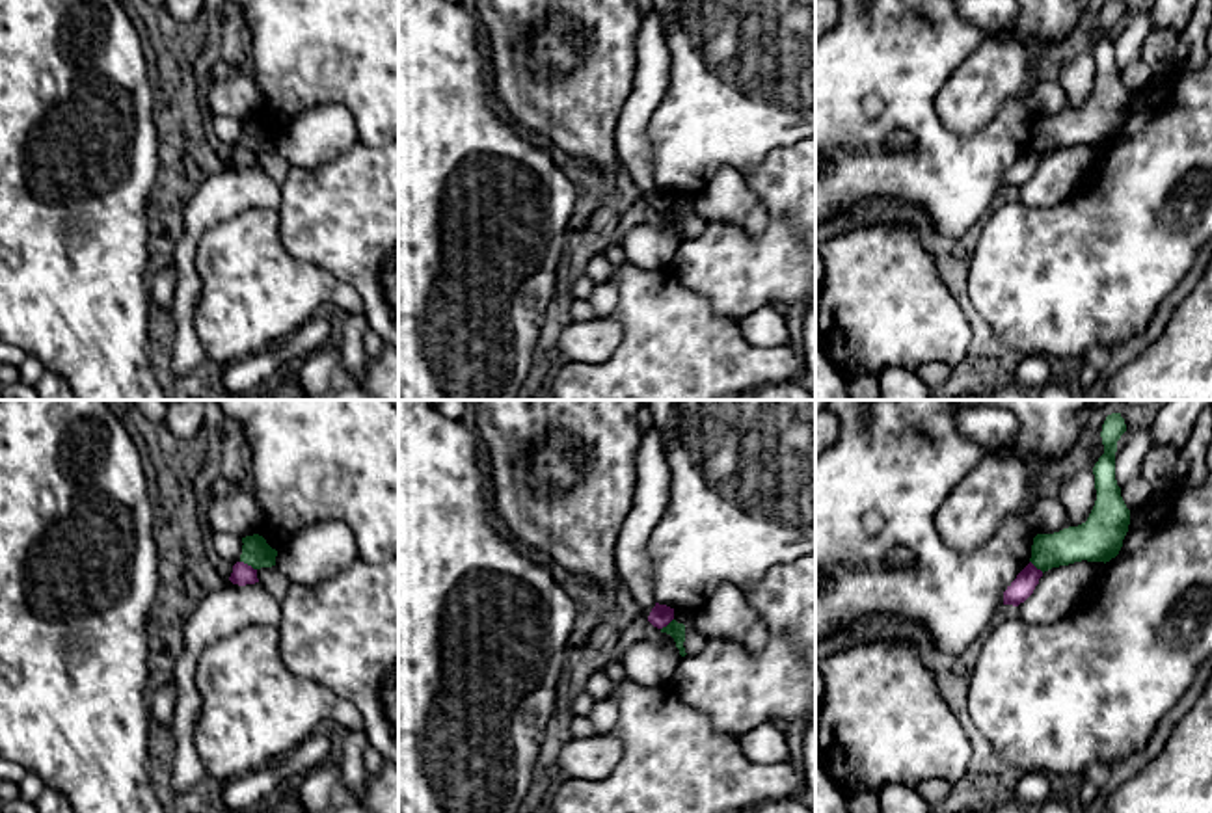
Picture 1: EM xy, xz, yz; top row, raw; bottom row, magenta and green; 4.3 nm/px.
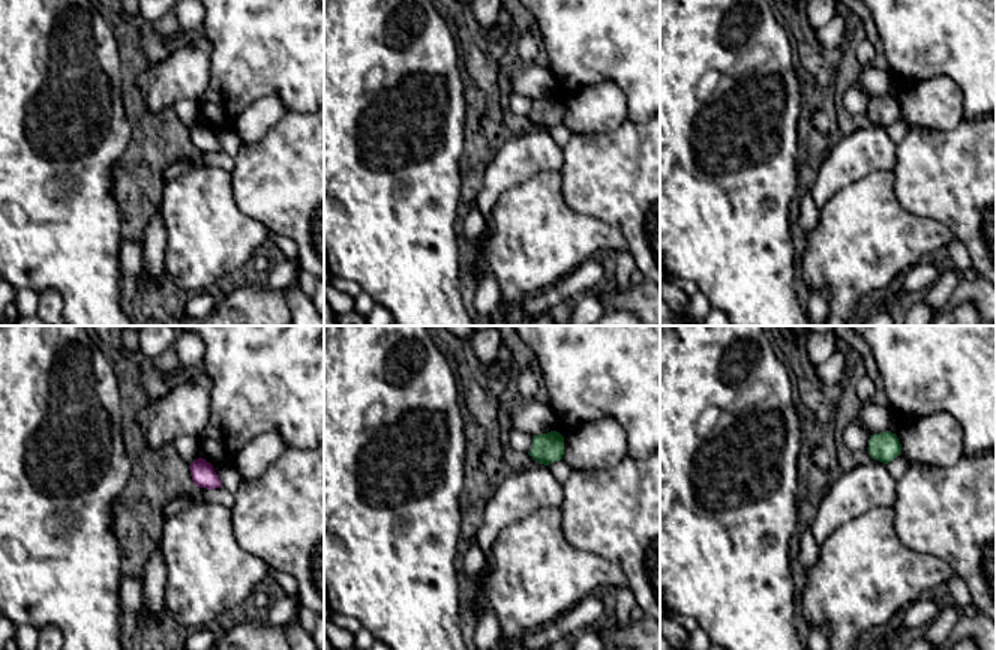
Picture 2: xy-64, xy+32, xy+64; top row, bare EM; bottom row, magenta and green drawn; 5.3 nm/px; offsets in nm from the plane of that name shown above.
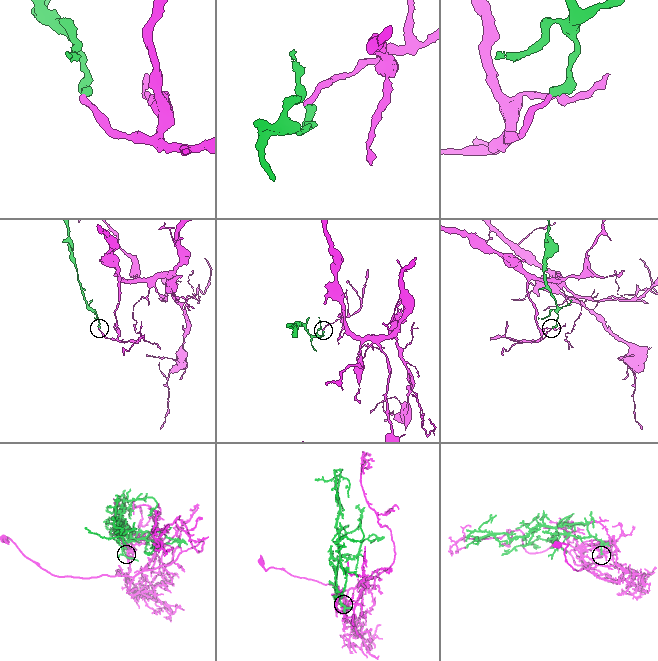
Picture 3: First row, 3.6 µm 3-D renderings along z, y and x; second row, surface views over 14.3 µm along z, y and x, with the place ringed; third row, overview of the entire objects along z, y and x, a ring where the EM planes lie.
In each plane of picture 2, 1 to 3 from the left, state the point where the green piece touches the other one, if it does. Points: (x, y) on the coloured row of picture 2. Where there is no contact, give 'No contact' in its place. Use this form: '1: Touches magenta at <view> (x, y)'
1: No contact
2: No contact
3: No contact

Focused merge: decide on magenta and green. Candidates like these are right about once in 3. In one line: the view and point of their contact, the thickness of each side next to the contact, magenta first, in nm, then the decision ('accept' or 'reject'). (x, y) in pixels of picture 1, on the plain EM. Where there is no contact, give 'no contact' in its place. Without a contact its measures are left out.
xy (246, 147) | 90/120 nm | reject

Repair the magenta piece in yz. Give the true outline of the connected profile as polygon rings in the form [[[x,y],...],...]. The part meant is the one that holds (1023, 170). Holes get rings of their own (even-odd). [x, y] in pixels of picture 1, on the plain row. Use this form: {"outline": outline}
{"outline": [[[1030,145],[1003,175],[1003,188],[1018,190],[1024,186],[1033,177],[1041,160],[1043,154]]]}

